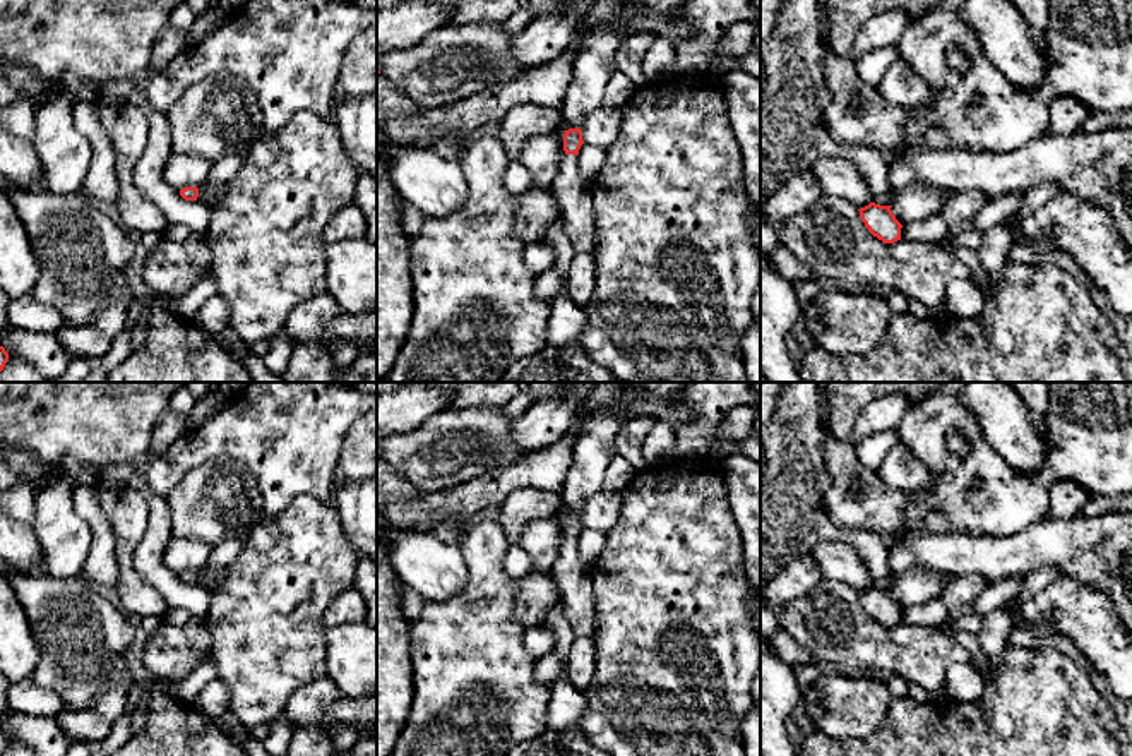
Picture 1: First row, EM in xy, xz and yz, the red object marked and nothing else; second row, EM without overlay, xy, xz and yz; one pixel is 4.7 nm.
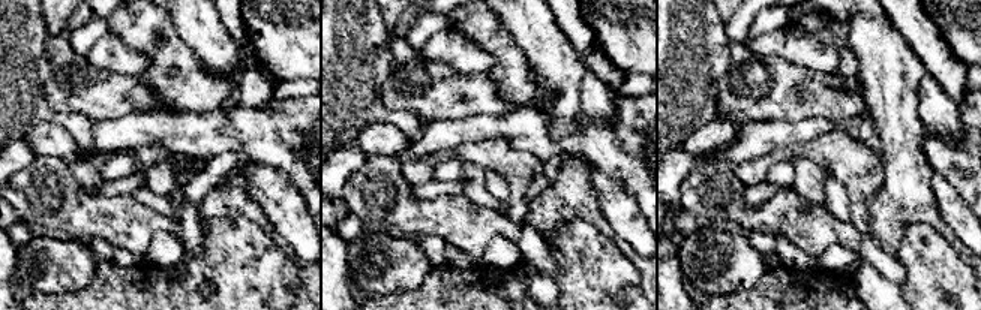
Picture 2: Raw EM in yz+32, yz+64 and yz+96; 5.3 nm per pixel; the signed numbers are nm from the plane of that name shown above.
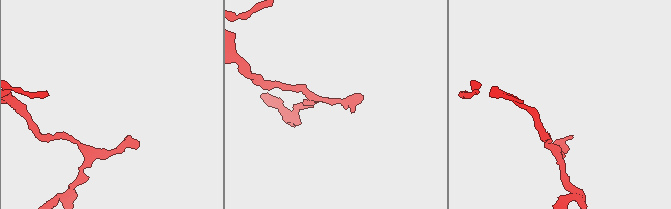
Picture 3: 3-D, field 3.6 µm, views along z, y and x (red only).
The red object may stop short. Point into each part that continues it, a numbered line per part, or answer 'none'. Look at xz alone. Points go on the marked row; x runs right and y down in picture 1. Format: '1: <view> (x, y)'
1: xz (572, 192)

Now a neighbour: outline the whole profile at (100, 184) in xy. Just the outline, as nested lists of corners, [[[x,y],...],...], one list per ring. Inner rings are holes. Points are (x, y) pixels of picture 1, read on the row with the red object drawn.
[[[75,99],[72,106],[74,127],[91,146],[91,165],[86,173],[82,192],[96,204],[115,204],[120,194],[115,173],[115,153],[101,123],[103,103]]]

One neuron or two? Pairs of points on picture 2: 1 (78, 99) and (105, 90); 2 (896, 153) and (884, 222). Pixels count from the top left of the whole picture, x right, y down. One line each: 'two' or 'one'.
1: one
2: one

